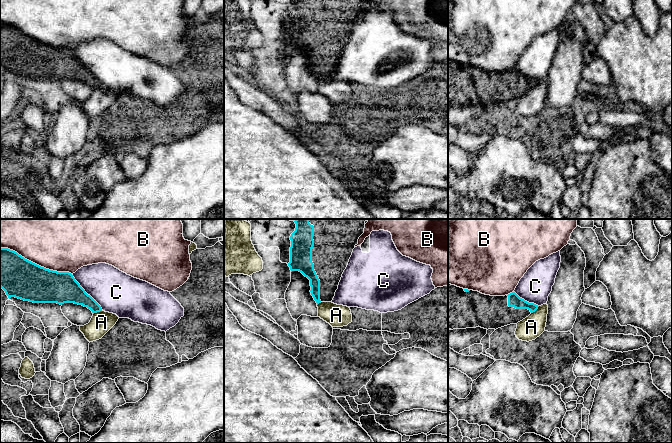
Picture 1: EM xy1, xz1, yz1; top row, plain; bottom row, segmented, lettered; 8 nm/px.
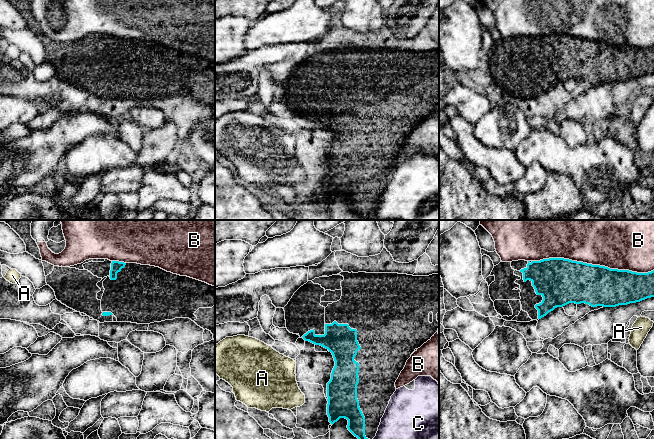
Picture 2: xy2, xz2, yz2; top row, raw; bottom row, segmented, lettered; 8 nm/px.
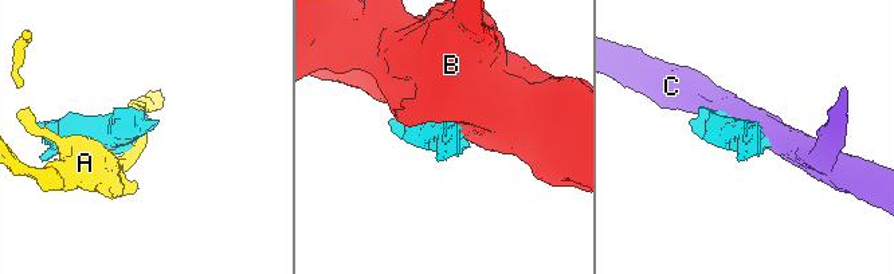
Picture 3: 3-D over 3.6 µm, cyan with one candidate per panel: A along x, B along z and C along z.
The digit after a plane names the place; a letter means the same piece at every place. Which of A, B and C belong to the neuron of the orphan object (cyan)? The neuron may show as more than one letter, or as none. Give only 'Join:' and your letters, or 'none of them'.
Join: none of them

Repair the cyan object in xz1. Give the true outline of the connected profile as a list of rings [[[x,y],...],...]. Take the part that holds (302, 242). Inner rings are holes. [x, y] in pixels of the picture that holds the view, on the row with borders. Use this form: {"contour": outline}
{"contour": [[[296,219],[295,231],[291,234],[290,262],[292,271],[299,271],[310,280],[311,295],[317,305],[331,302],[338,289],[359,237],[364,233],[369,219]]]}

